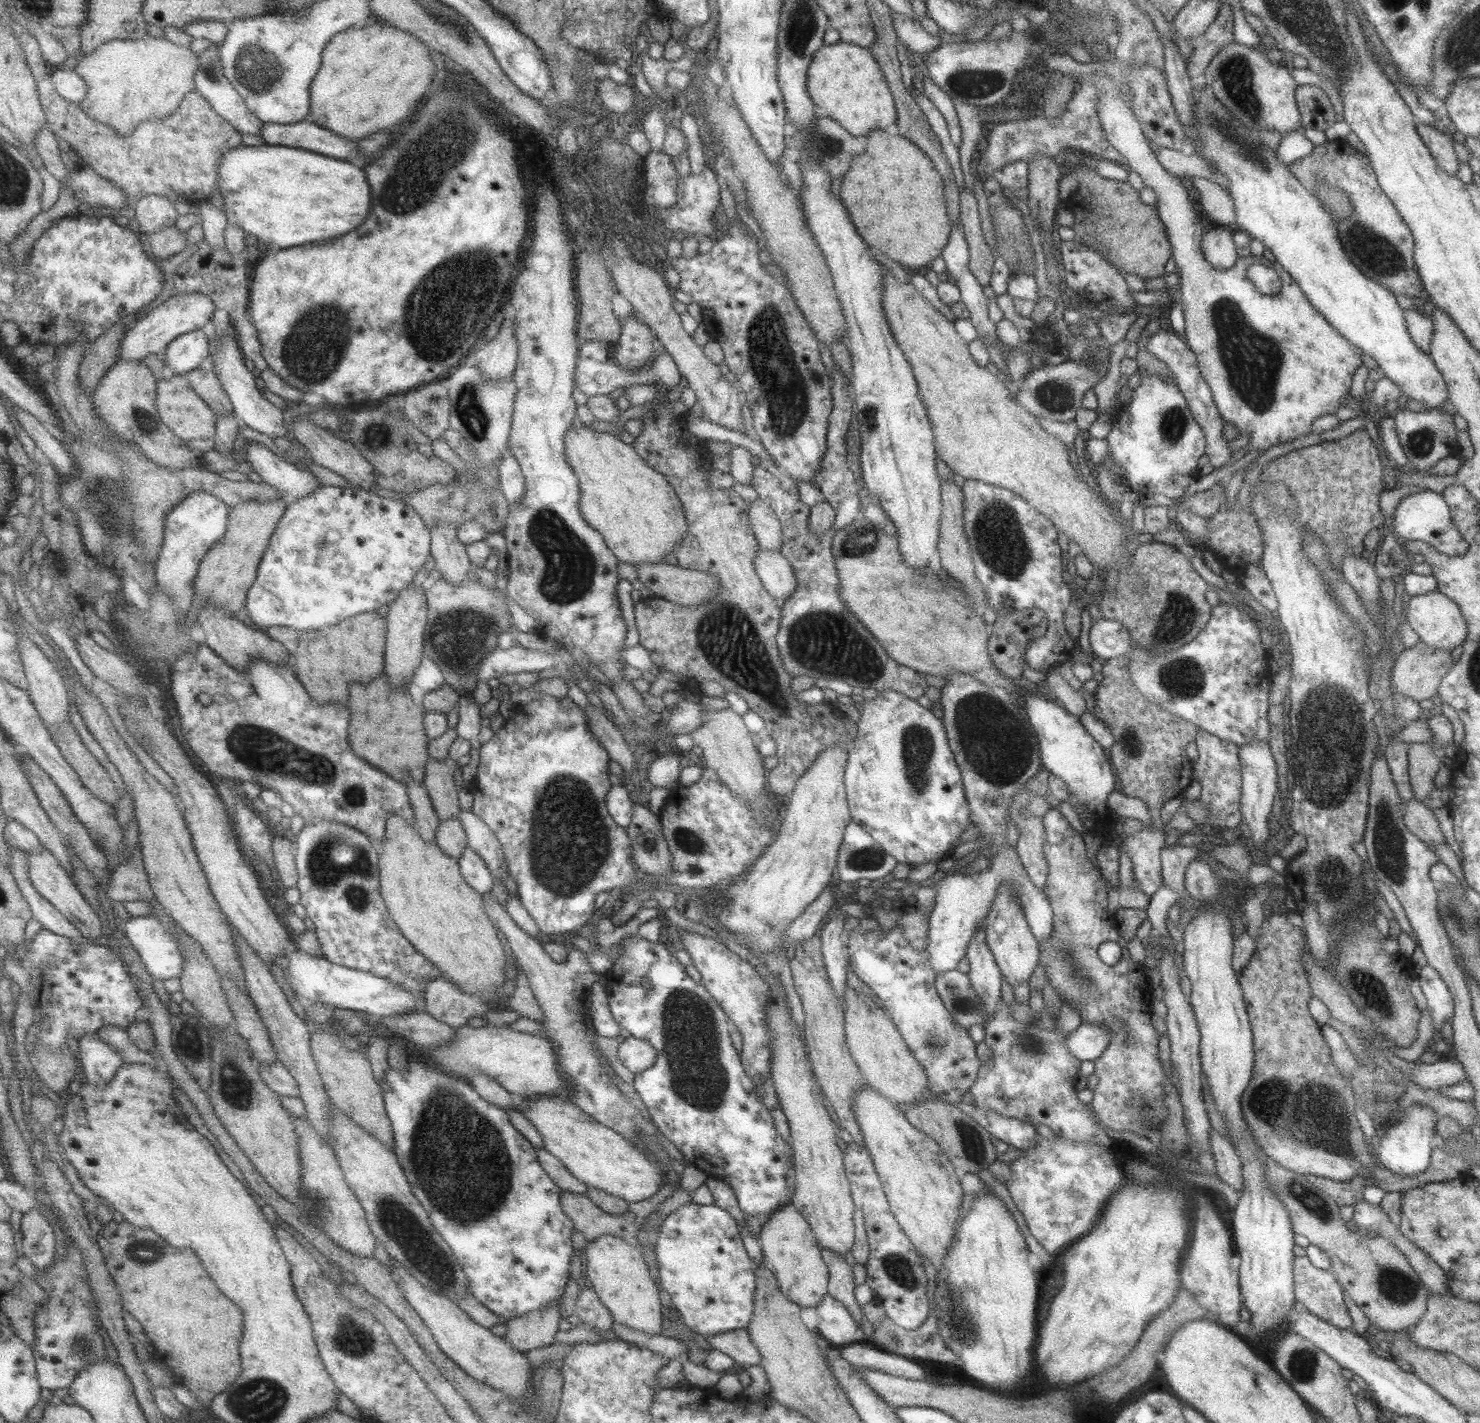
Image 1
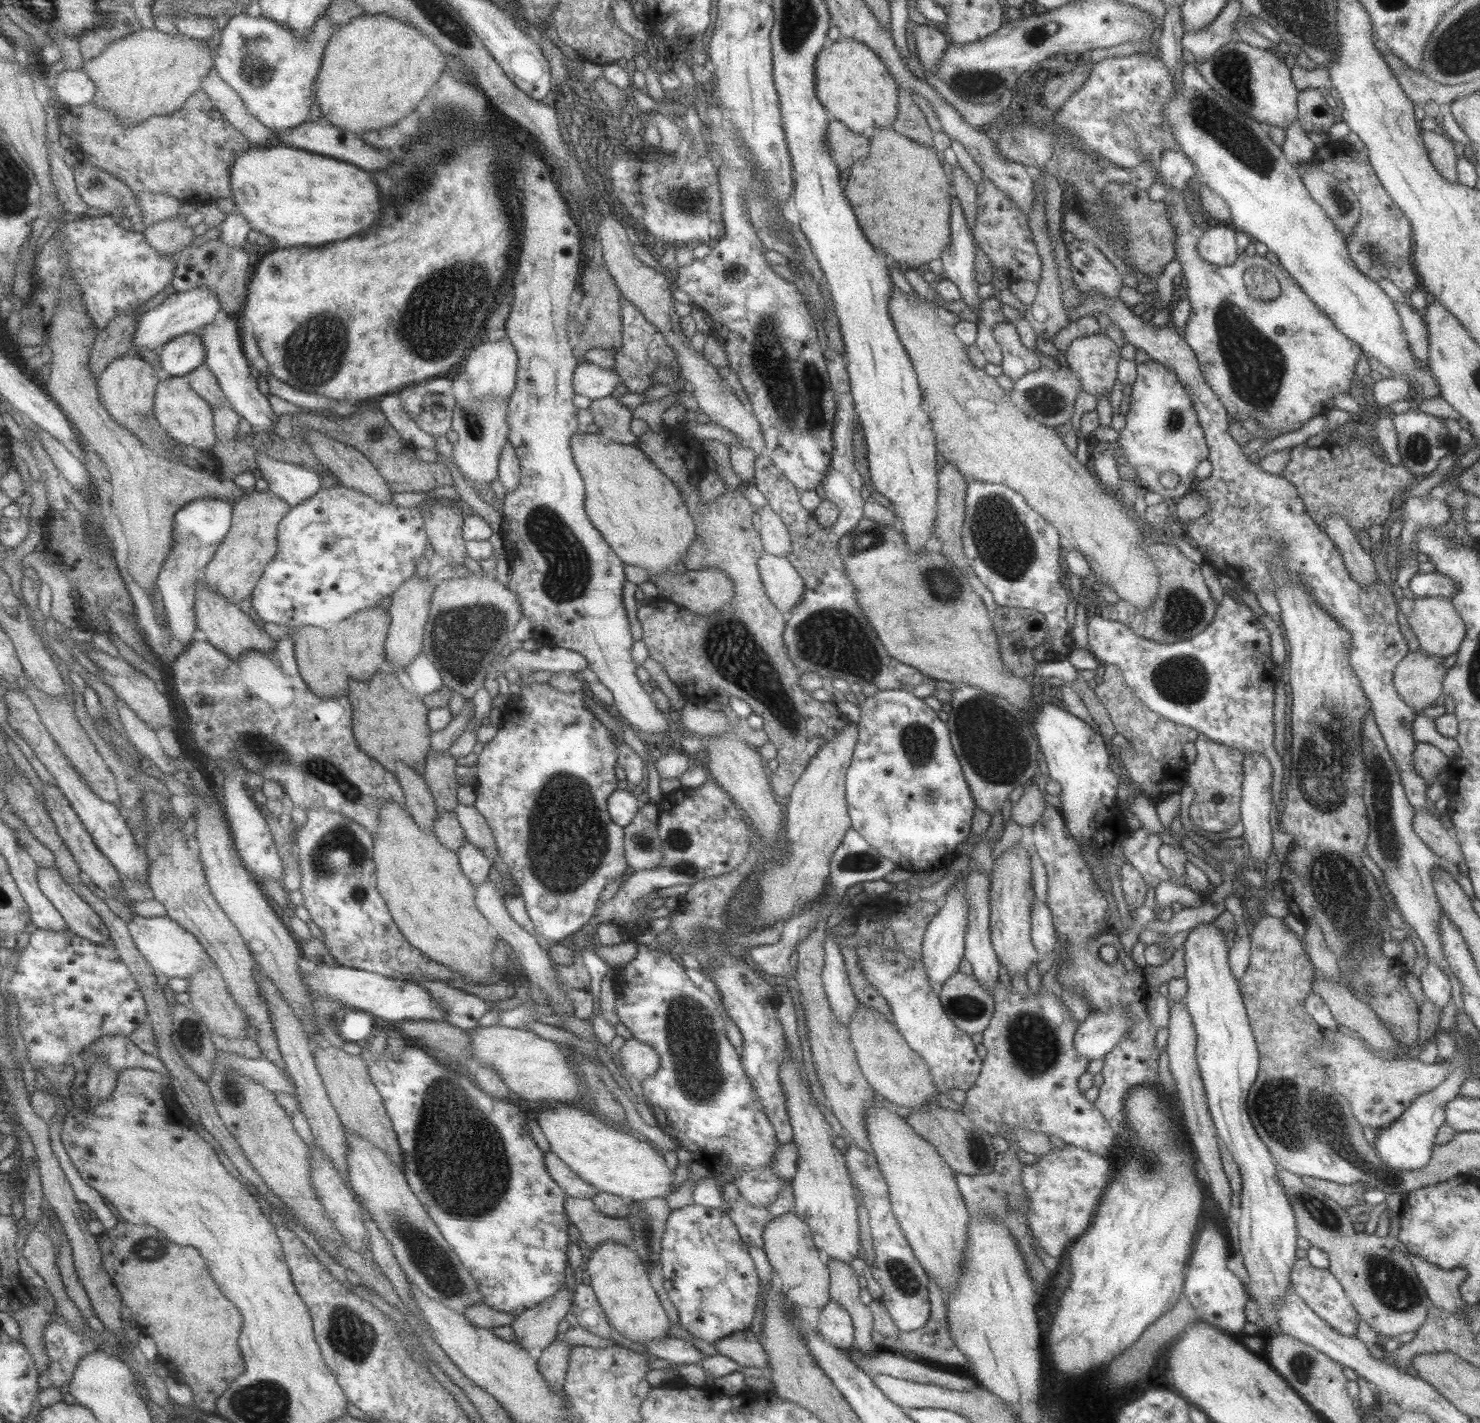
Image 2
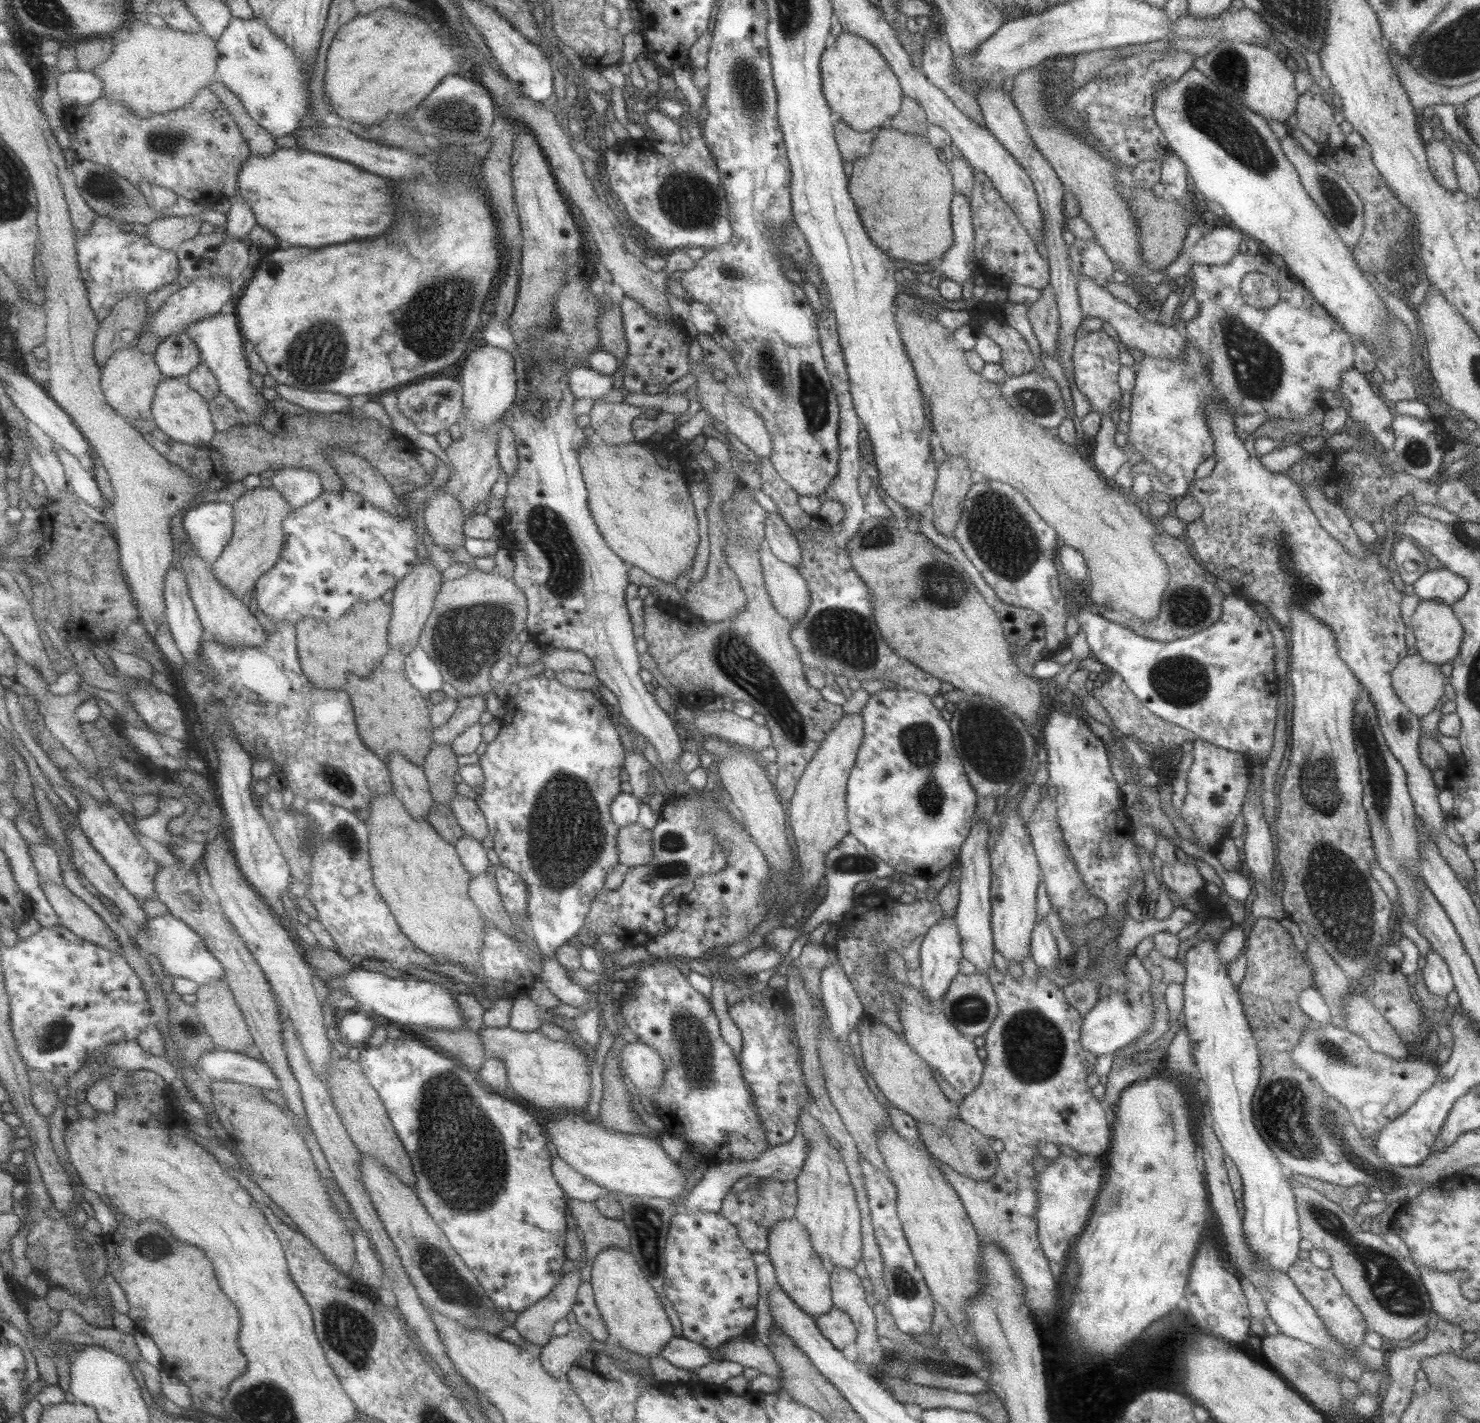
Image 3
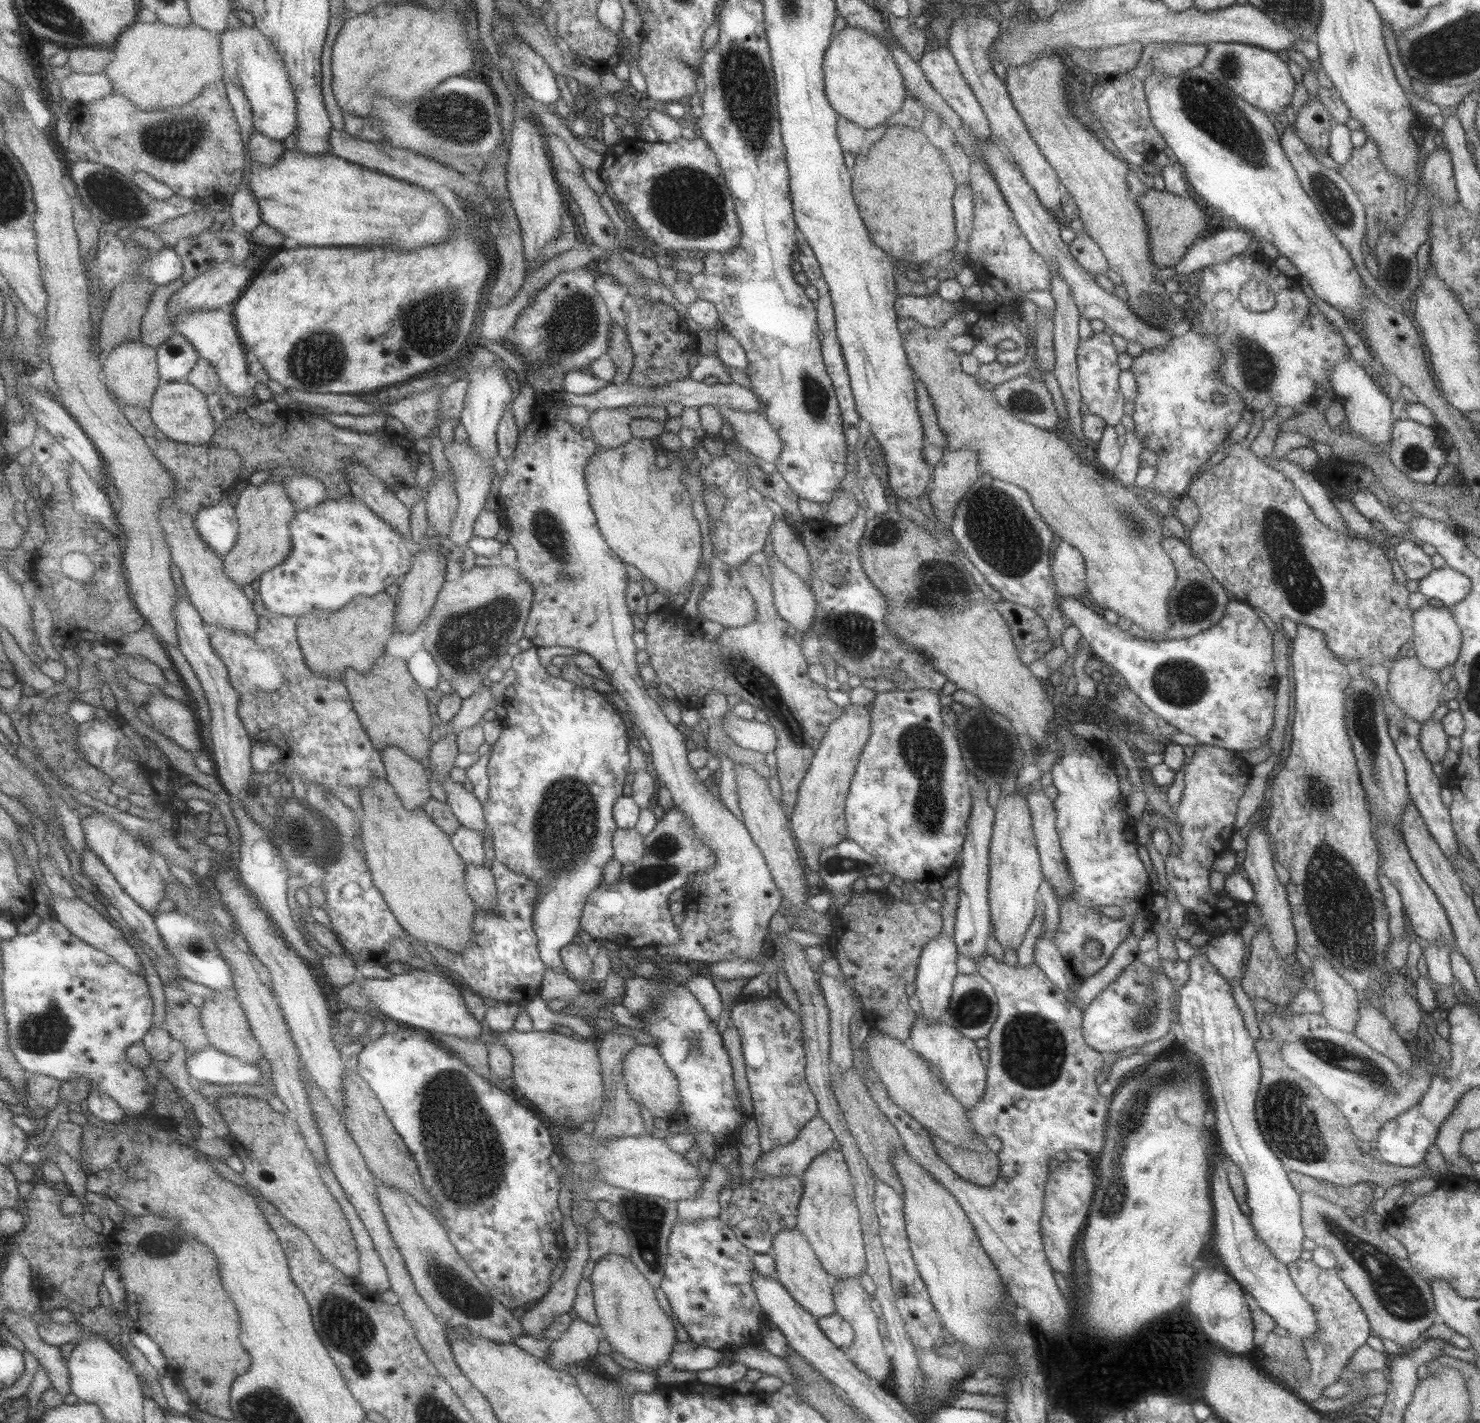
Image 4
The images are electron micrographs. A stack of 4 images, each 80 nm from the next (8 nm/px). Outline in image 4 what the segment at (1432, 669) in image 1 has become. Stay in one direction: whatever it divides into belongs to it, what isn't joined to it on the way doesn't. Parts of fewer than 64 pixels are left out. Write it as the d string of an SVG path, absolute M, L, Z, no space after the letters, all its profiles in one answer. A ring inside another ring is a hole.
M1402 657L1389 669L1387 694L1407 716L1423 723L1439 706L1439 692L1444 685L1436 670L1425 668L1414 657Z

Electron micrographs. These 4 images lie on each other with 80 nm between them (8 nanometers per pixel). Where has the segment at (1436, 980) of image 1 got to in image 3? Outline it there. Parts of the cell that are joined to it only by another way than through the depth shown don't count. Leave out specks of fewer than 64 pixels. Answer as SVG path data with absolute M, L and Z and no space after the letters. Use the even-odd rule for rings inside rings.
M1433 950L1426 954L1422 977L1429 994L1446 997L1454 988L1449 968Z

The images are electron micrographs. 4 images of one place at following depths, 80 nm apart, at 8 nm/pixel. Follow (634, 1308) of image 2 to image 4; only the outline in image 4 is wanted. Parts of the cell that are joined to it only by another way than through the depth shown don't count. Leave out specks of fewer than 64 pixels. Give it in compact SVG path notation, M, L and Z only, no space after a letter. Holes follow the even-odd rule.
M606 1254L594 1261L589 1276L594 1296L594 1309L598 1318L597 1331L612 1346L612 1350L619 1352L630 1361L647 1367L647 1372L654 1372L657 1366L668 1361L671 1347L677 1342L676 1330L668 1314L659 1306L654 1288L647 1279L637 1270L630 1257L618 1254Z

